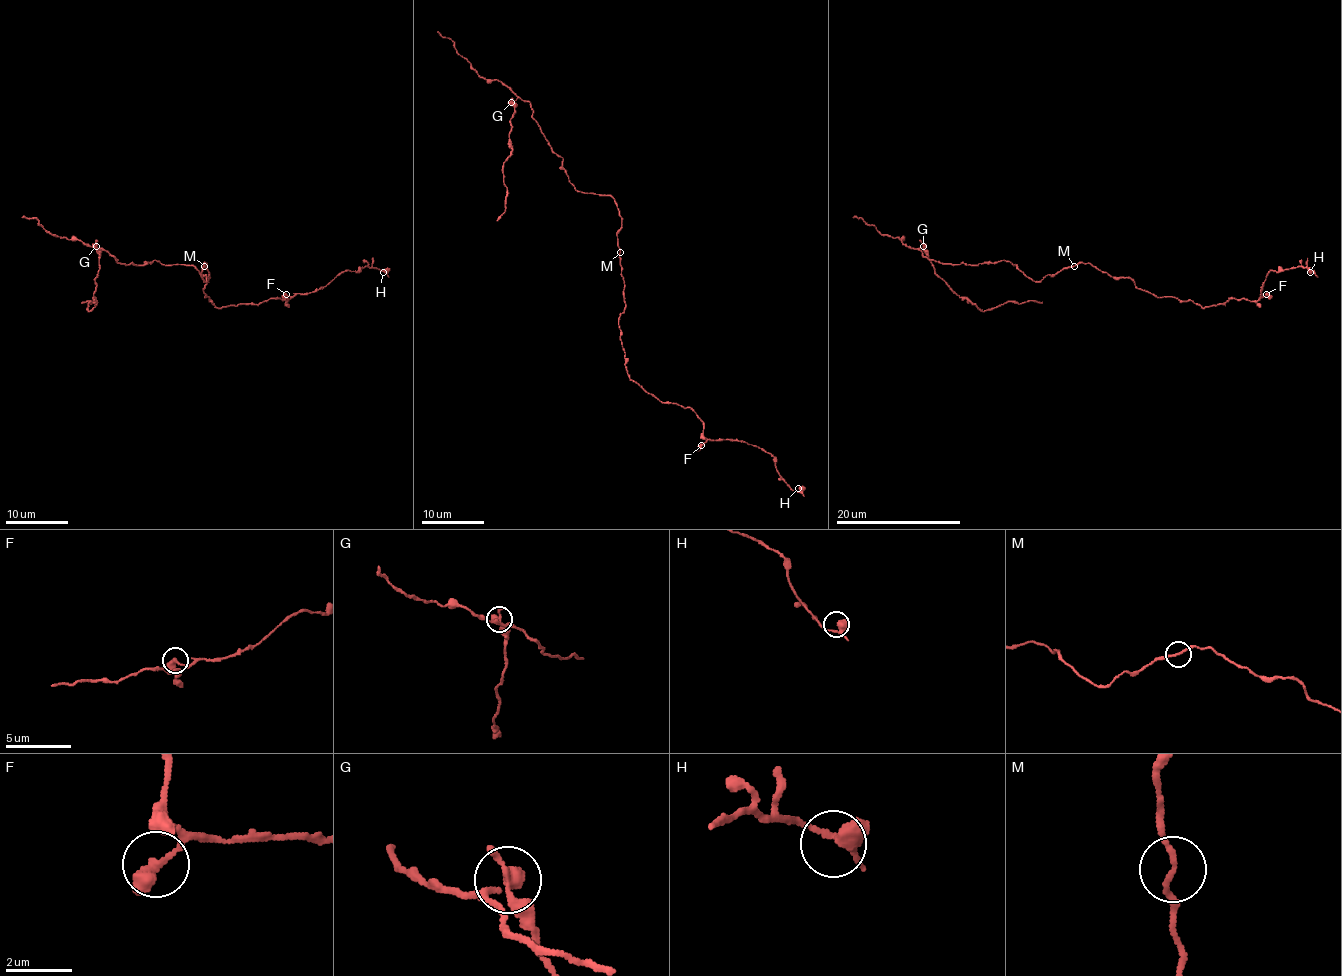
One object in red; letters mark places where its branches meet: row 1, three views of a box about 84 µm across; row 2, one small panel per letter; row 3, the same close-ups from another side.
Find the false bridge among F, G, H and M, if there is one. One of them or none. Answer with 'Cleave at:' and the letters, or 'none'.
Cleave at: G

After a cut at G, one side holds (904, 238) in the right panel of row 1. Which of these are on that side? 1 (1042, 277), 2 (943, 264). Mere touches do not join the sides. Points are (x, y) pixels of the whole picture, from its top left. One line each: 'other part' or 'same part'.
1: same part
2: same part

